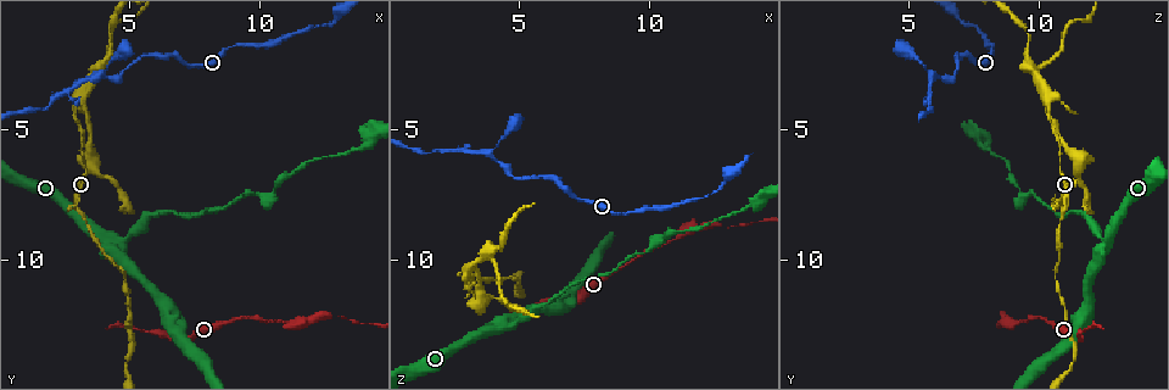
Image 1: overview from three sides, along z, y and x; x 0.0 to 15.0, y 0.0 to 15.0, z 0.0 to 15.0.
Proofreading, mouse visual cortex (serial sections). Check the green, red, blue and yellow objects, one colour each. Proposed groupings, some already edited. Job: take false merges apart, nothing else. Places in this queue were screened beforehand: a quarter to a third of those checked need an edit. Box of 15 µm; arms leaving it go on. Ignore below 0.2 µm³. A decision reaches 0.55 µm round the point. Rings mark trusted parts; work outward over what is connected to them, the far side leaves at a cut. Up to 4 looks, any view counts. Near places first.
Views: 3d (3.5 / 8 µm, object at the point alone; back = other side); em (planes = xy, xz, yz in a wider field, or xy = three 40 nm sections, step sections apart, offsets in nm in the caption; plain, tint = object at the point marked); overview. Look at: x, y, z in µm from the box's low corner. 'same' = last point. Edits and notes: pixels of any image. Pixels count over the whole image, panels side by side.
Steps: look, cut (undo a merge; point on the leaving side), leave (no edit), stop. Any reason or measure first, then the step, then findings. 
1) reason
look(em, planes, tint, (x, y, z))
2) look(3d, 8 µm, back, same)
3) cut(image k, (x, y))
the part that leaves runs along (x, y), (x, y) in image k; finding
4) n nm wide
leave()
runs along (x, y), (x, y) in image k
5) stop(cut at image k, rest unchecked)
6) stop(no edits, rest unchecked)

a narrow waist
look(3d, 8 µm, (4.3, 9.4, 12.5))

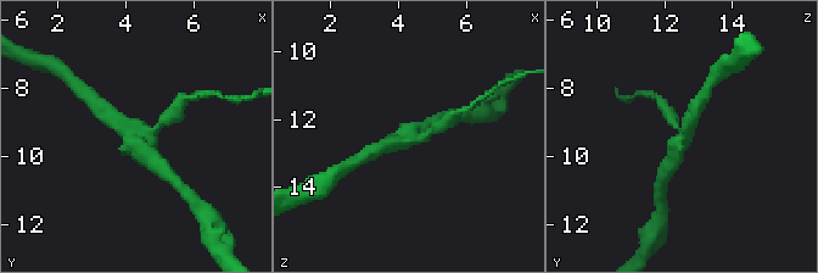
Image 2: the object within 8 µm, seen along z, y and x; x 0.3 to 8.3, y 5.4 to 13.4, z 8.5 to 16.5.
look(3d, 3.5 µm, (4.4, 9.4, 12.6))

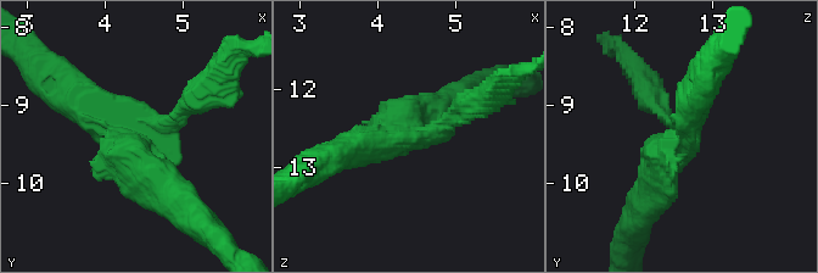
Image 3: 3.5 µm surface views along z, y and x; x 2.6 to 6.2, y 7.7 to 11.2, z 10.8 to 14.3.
cut(image 3, (651, 85))
two cells meet here

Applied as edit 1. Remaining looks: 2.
a narrow waist
look(em, xy, step 2, tint, (4.1, 3.0, 6.3))

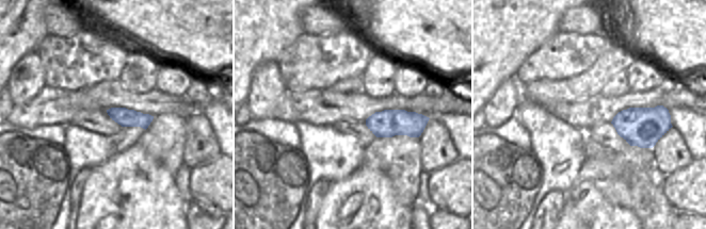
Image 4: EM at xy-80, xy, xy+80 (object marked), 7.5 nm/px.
look(3d, 3.5 µm, same)

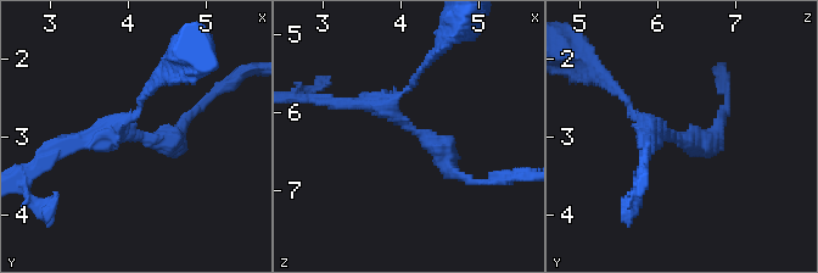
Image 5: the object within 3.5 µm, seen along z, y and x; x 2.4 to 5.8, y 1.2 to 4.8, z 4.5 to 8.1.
leave()
runs along (465, 179), (386, 107), (413, 83) in image 5; one cell here

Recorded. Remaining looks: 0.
stop(cut at image 3, rest unchecked)

